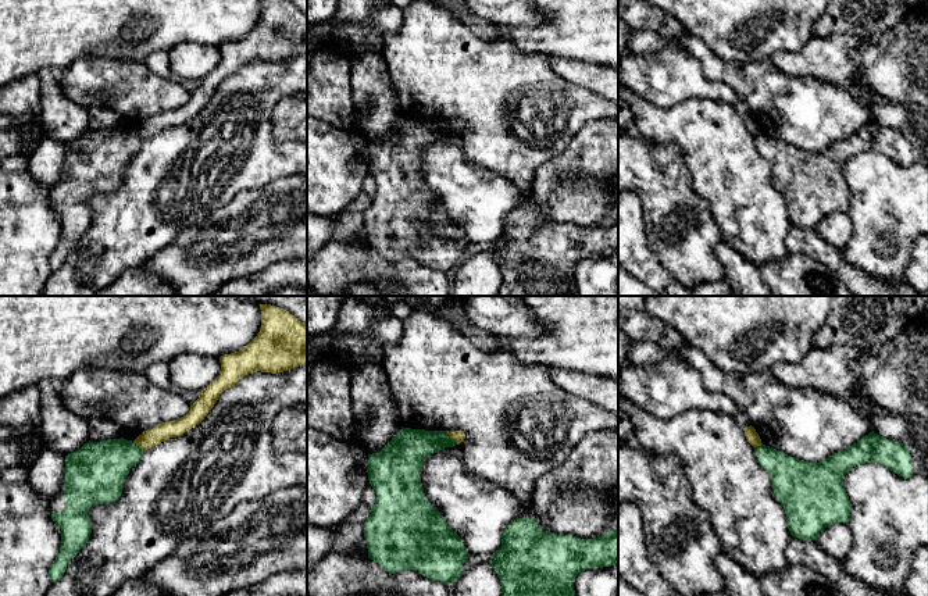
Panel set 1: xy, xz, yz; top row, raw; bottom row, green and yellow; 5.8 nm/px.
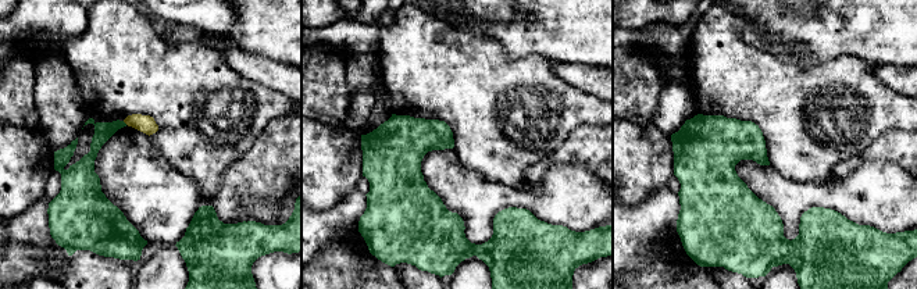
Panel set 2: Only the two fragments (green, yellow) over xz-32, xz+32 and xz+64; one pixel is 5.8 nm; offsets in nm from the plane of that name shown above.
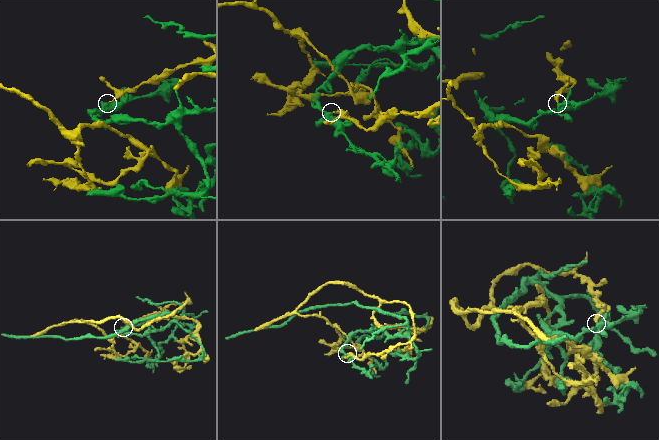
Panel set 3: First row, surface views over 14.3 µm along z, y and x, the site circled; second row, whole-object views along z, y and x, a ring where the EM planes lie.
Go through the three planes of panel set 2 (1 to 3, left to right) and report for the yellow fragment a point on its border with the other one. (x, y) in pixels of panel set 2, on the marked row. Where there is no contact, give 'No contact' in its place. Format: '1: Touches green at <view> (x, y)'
1: Touches green at xz-32 (124, 122)
2: No contact
3: No contact

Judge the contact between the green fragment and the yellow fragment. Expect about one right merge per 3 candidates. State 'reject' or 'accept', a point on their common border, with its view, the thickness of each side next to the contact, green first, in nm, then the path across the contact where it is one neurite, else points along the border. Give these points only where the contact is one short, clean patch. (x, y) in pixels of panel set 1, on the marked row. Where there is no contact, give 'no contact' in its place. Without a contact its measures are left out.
reject | xz (450, 438) | 220/70 nm

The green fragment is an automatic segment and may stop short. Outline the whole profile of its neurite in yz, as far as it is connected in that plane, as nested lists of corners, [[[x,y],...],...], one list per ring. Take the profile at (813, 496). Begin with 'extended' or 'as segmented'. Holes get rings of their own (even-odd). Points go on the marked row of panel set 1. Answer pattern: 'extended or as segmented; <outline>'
as segmented; [[[874,431],[821,463],[807,463],[765,445],[754,447],[754,453],[771,475],[790,535],[803,540],[817,540],[824,528],[849,522],[852,507],[843,478],[853,467],[878,463],[903,478],[914,472],[909,449]]]

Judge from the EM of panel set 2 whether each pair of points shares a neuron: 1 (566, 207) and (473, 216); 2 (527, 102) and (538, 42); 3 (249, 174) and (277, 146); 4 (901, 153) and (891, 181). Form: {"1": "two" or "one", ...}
{"1": "one", "2": "two", "3": "one", "4": "two"}

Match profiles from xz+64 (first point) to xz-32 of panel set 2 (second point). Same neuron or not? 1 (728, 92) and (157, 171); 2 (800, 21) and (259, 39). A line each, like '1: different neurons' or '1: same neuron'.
1: different neurons
2: same neuron

